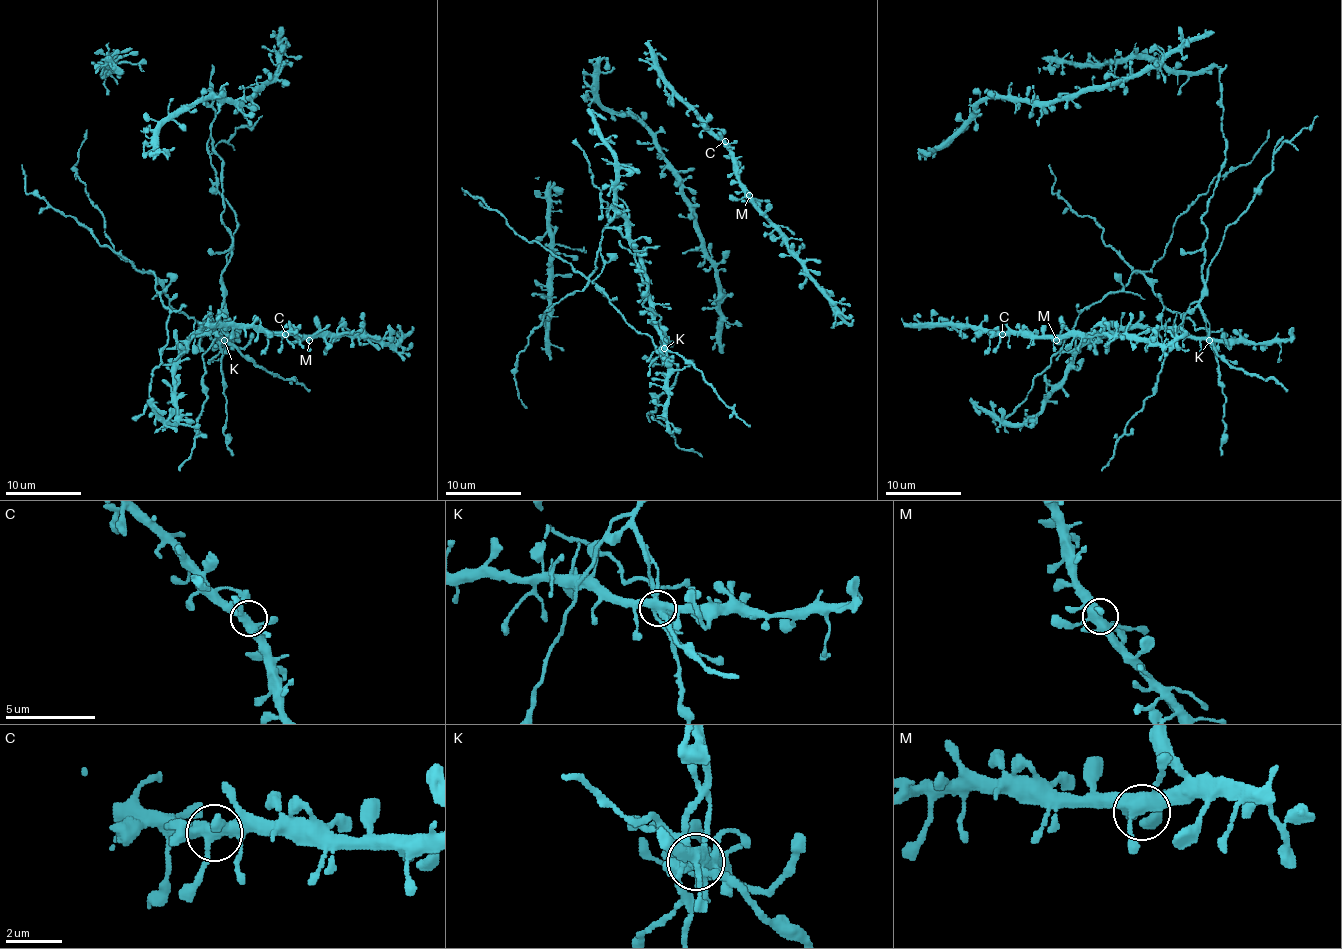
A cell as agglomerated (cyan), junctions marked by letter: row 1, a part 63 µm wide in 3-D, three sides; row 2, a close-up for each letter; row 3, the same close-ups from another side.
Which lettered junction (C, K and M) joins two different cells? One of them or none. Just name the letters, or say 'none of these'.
K

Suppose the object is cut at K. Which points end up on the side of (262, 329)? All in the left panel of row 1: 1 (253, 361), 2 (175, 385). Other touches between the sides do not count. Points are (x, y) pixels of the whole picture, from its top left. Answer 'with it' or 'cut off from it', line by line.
1: cut off from it
2: with it

